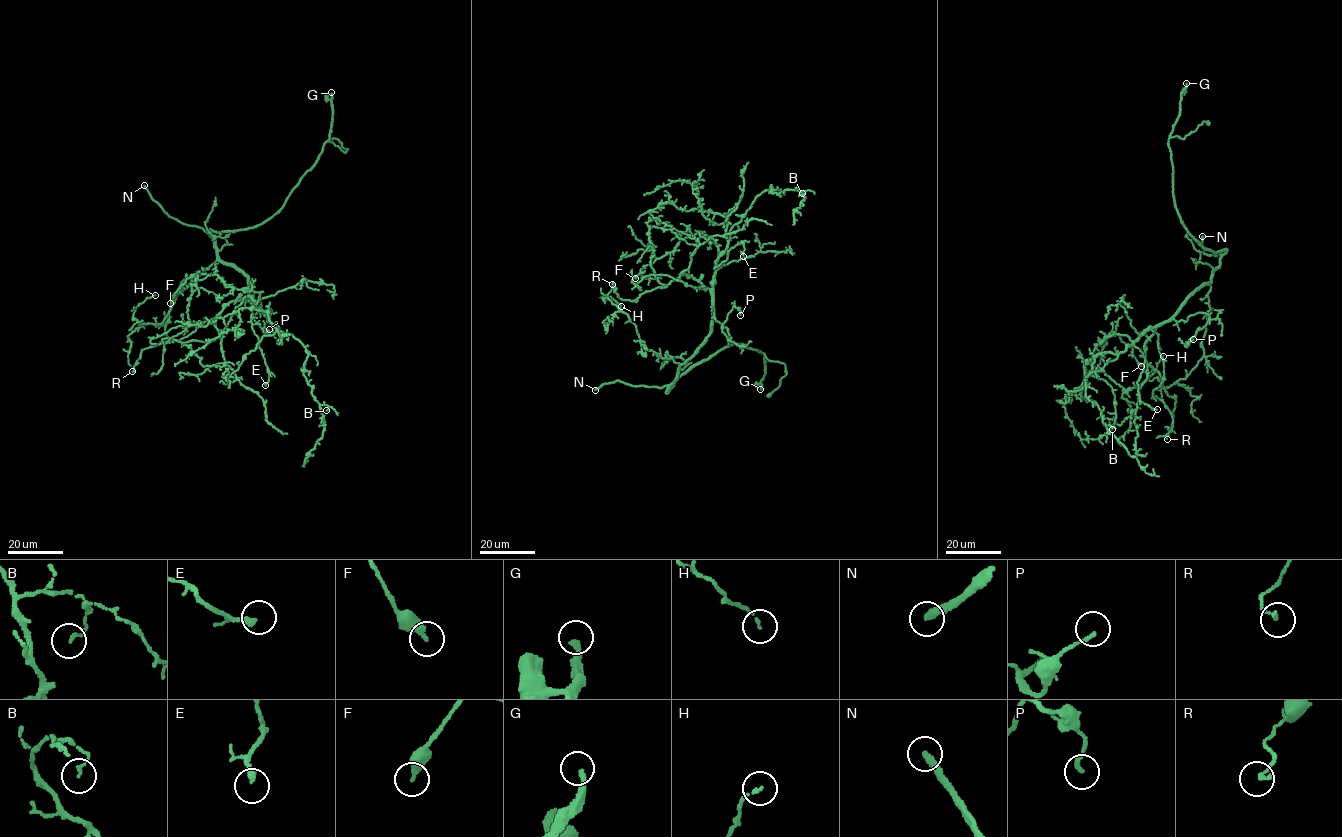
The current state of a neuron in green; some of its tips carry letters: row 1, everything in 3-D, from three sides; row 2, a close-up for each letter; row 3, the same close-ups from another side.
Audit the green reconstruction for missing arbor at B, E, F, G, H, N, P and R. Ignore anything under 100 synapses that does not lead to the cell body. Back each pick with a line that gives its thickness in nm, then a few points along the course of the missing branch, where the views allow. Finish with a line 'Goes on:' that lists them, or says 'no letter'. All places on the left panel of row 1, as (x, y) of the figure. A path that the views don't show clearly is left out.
G: calibre 240 nm; course (331, 92), (330, 67), (342, 53), (340, 25), (341, 33), (361, 41), (367, 54), (363, 71), (349, 69)
Goes on: G

